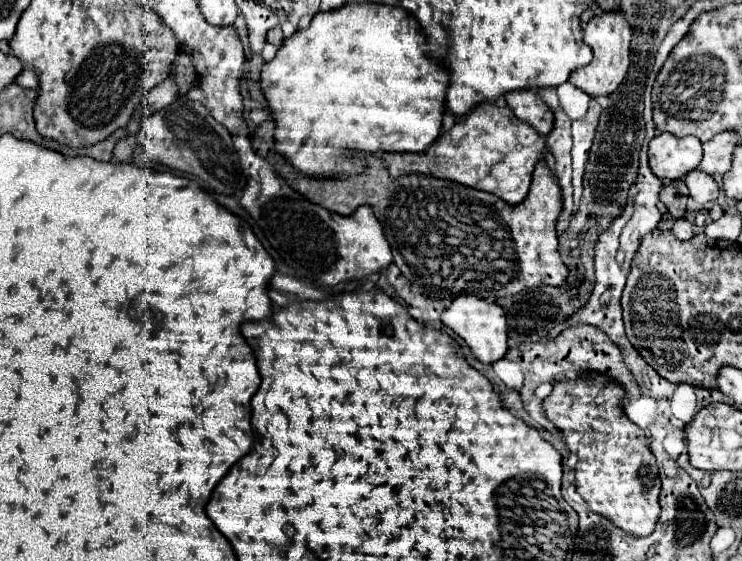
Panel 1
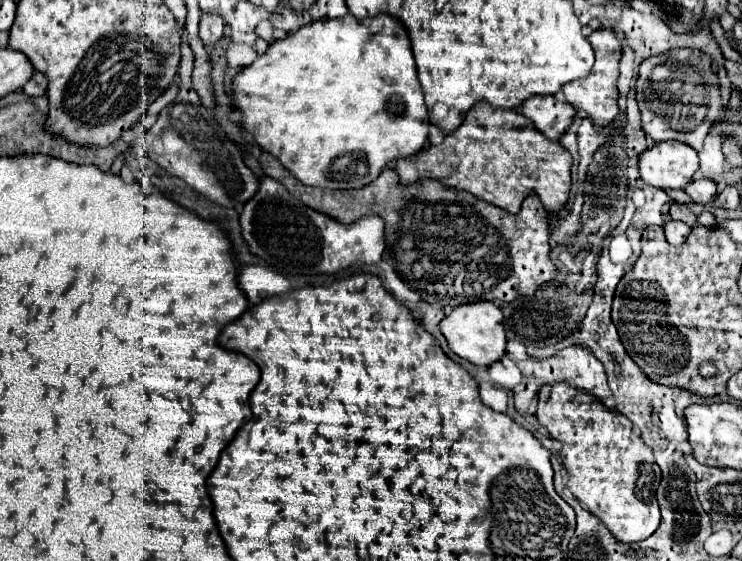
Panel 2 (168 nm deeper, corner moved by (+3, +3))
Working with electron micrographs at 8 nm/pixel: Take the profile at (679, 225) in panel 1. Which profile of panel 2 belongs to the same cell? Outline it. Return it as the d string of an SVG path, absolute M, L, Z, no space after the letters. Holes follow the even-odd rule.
M668 220L664 224L664 230L666 230L666 240L672 244L672 246L680 246L688 234L690 234L690 226L684 224L684 222L676 222L676 220Z

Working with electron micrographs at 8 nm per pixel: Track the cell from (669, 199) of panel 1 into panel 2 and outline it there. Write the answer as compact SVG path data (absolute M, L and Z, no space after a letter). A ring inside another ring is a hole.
M678 202L670 204L670 216L672 216L672 220L680 220L680 222L684 222L688 226L696 224L696 214L692 214L688 206L678 204Z

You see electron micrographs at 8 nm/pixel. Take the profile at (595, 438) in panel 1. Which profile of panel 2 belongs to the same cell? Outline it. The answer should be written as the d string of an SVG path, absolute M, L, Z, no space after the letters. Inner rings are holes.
M546 384L538 392L536 420L546 426L552 438L560 440L562 464L570 480L568 488L576 500L598 516L608 530L624 544L634 544L656 532L660 526L660 508L656 488L660 468L654 462L650 446L634 434L626 416L608 410L600 400L568 384Z

